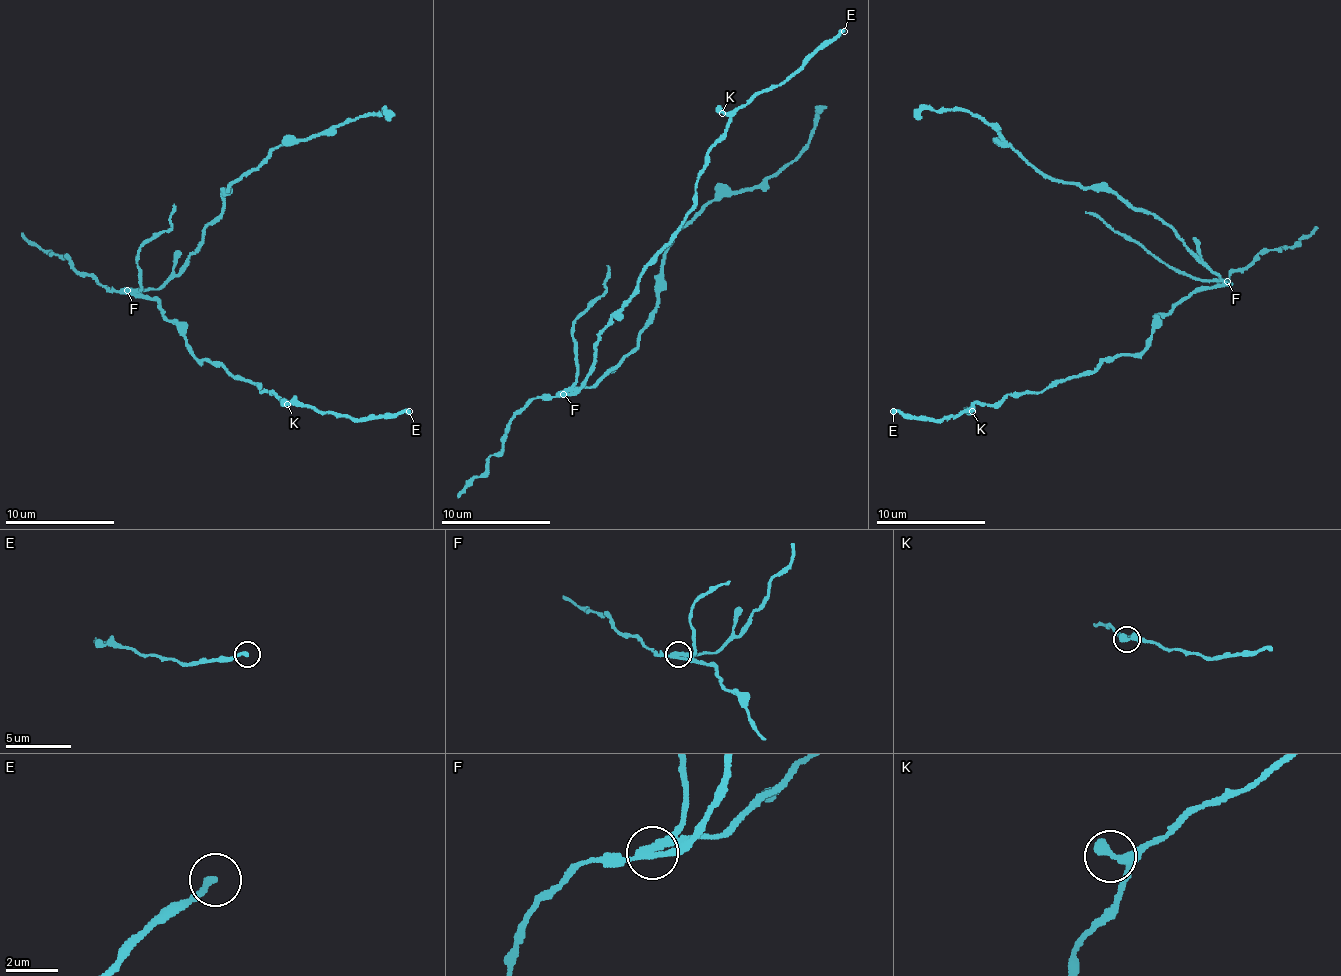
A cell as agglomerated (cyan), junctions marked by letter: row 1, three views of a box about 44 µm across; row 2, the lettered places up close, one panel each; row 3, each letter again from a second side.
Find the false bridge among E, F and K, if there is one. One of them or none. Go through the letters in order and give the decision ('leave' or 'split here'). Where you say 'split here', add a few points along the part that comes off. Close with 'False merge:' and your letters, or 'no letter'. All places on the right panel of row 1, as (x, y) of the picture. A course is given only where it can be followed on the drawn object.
E: leave
F: split here | (1226, 280), (1213, 273), (1169, 226), (1125, 201), (1103, 189), (1043, 177), (978, 115), (948, 108), (915, 113)
K: leave
False merge: F

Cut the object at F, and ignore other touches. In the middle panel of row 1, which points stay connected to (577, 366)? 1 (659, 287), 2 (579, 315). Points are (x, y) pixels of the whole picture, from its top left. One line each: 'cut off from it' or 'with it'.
1: with it
2: with it

